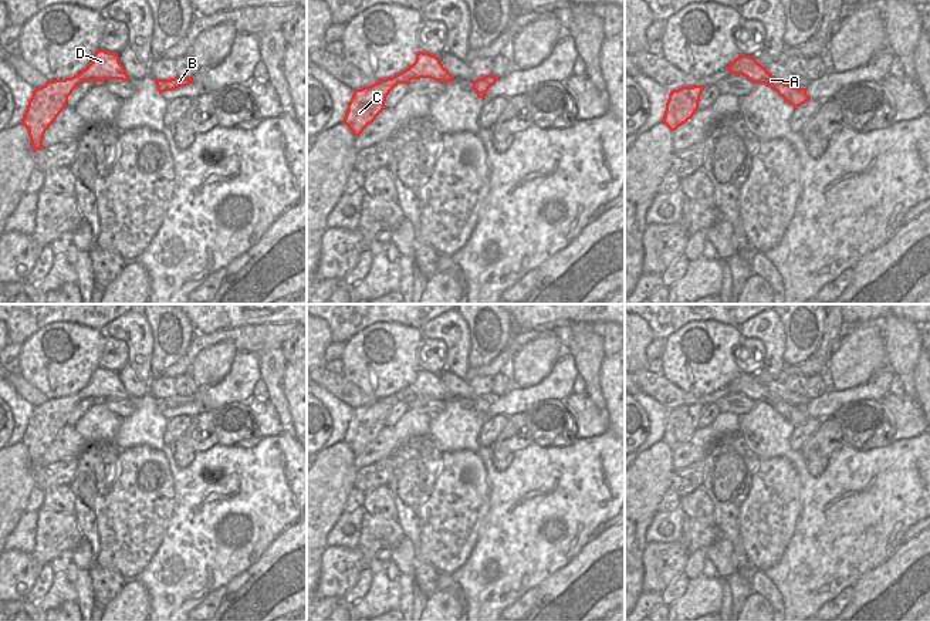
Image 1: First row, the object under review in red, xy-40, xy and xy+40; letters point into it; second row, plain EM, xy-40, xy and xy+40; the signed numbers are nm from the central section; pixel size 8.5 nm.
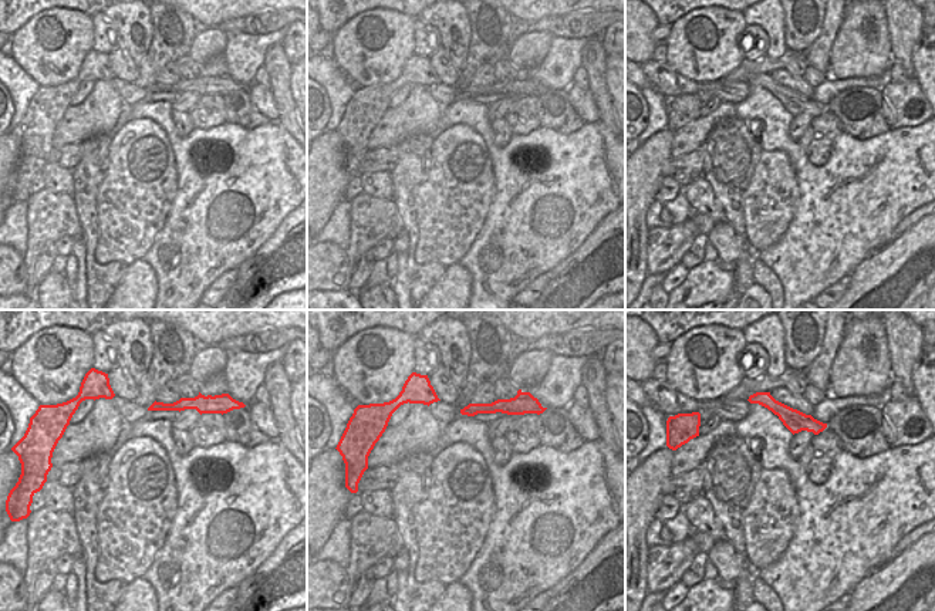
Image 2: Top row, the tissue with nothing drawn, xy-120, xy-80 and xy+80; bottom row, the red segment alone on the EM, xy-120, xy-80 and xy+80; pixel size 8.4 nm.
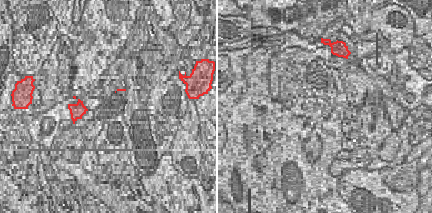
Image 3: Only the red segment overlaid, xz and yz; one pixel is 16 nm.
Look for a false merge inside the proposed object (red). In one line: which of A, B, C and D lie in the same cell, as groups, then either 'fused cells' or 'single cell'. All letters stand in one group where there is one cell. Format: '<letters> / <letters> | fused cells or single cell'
A C D / B | fused cells

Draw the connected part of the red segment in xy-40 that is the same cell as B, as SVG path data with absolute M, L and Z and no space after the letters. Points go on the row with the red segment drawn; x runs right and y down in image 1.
M193 77L190 78L170 78L170 80L155 80L155 84L158 87L159 94L165 92L165 91L173 91L179 87L186 87L189 84L193 82Z

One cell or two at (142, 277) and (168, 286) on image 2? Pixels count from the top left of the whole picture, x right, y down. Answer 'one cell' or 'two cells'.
two cells

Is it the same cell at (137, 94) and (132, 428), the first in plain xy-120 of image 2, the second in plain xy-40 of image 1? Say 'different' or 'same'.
different

